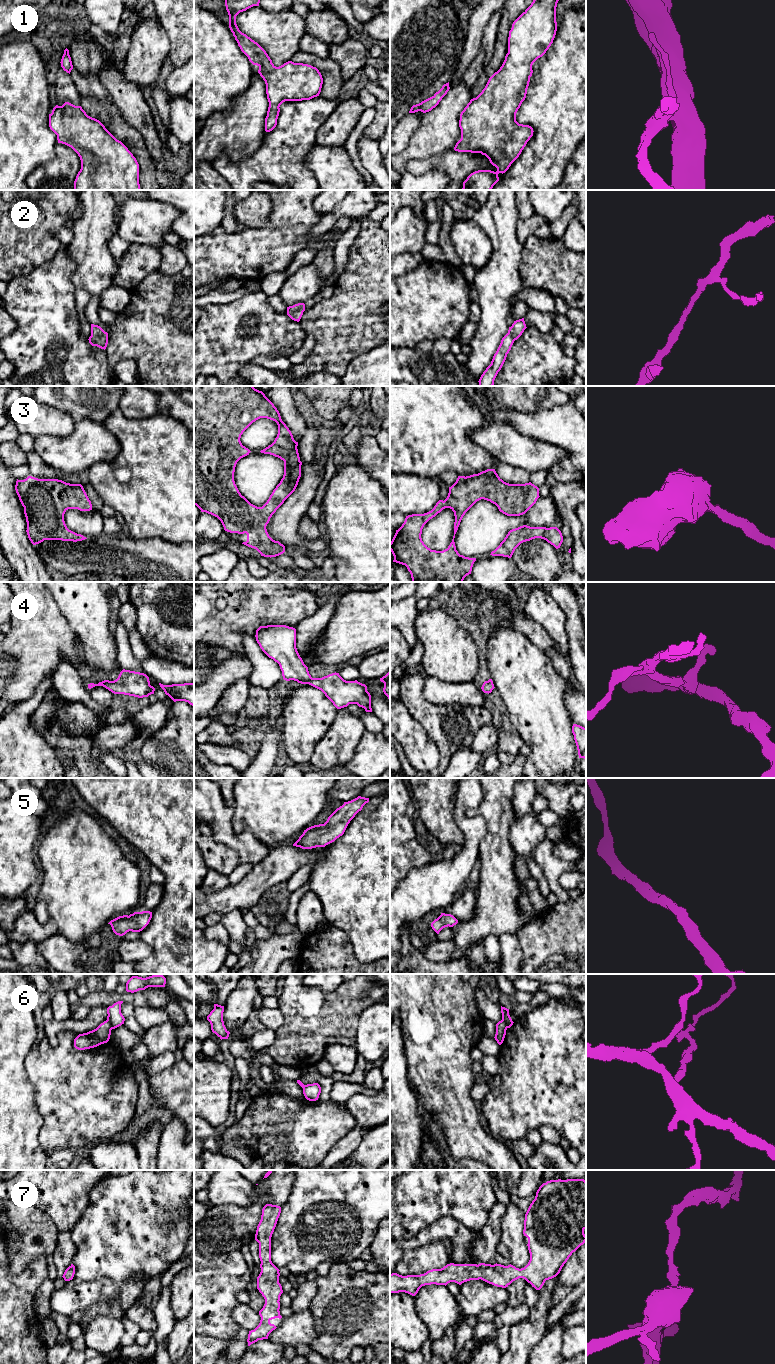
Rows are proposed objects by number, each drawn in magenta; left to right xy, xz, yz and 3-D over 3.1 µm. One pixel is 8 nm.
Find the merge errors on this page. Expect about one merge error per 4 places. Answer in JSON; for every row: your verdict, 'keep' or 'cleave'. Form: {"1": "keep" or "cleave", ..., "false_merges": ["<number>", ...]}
{"1": "keep", "2": "keep", "3": "keep", "4": "keep", "5": "keep", "6": "cleave", "7": "keep", "false_merges": ["6"]}

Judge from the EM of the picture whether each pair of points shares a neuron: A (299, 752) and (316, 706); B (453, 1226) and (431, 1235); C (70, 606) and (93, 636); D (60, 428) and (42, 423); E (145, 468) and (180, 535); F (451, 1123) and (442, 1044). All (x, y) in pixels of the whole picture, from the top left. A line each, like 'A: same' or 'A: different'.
A: same
B: same
C: same
D: same
E: same
F: same

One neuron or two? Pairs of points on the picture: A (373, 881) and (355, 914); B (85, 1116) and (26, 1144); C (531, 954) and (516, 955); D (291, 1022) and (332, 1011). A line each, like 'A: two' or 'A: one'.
A: one
B: two
C: two
D: one

